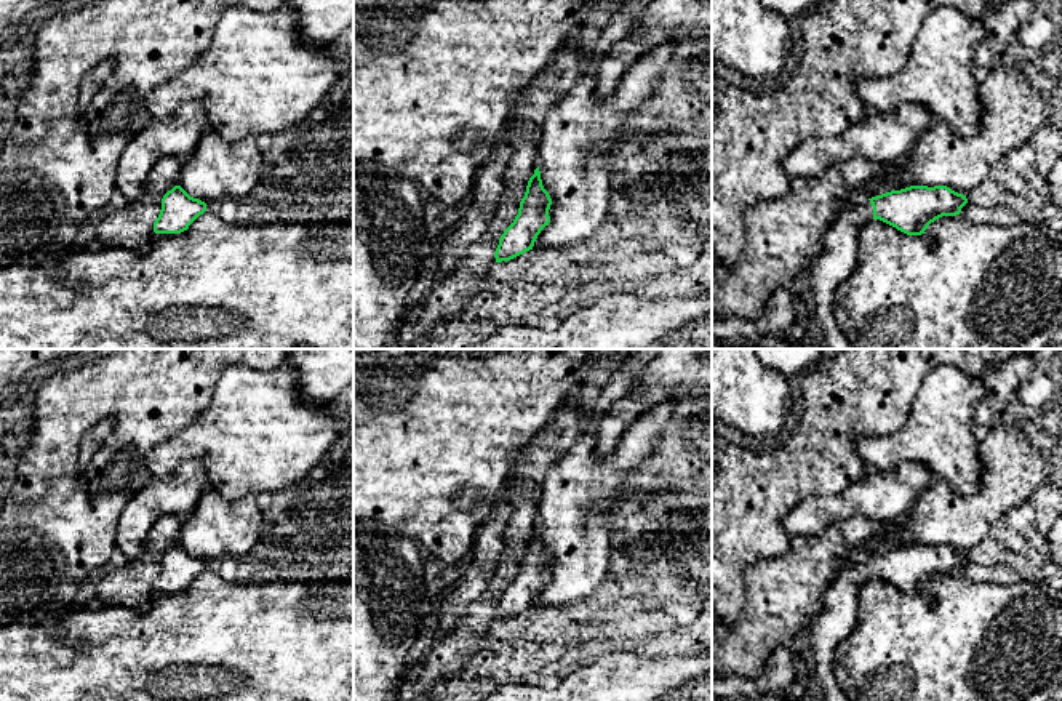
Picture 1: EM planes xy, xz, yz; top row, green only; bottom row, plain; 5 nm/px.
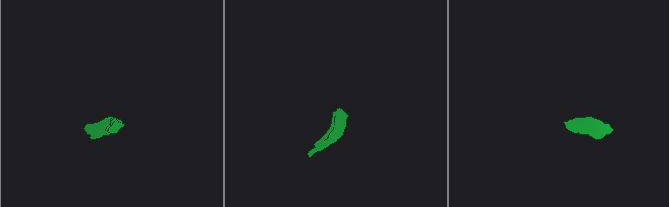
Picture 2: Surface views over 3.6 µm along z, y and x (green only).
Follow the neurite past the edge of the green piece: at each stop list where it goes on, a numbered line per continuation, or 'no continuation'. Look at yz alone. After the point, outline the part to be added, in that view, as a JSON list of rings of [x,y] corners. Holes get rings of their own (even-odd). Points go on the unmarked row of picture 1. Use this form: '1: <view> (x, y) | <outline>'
1: yz (838, 618) | [[[857,559],[844,567],[827,589],[824,610],[809,626],[817,674],[827,701],[851,701],[833,672],[835,650],[857,626],[859,592],[872,578],[870,559]]]

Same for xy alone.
no continuation

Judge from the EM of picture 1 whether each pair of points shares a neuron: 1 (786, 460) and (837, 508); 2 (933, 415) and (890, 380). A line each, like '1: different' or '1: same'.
1: different
2: different

